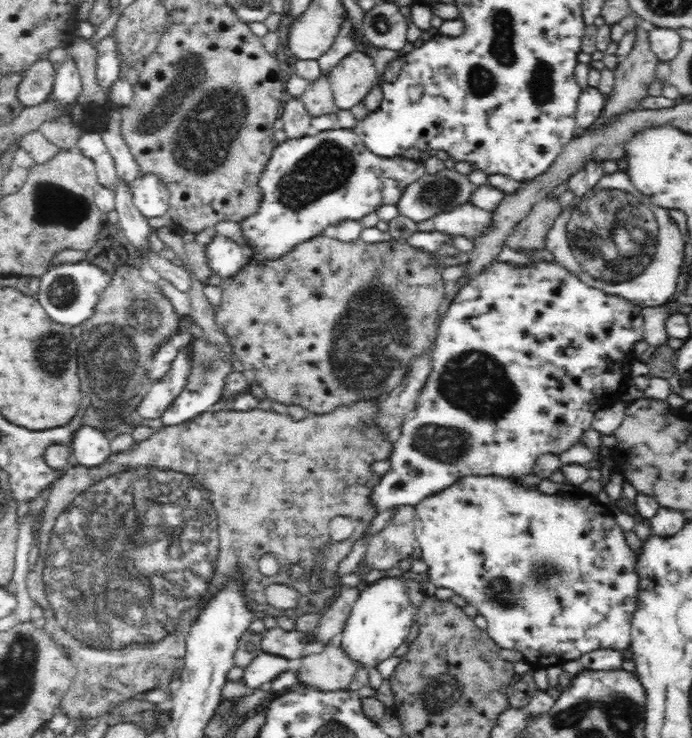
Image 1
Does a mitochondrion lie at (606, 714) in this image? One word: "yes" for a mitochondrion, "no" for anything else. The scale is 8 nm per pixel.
yes

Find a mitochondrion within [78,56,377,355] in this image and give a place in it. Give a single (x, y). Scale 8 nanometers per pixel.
(205, 117)

